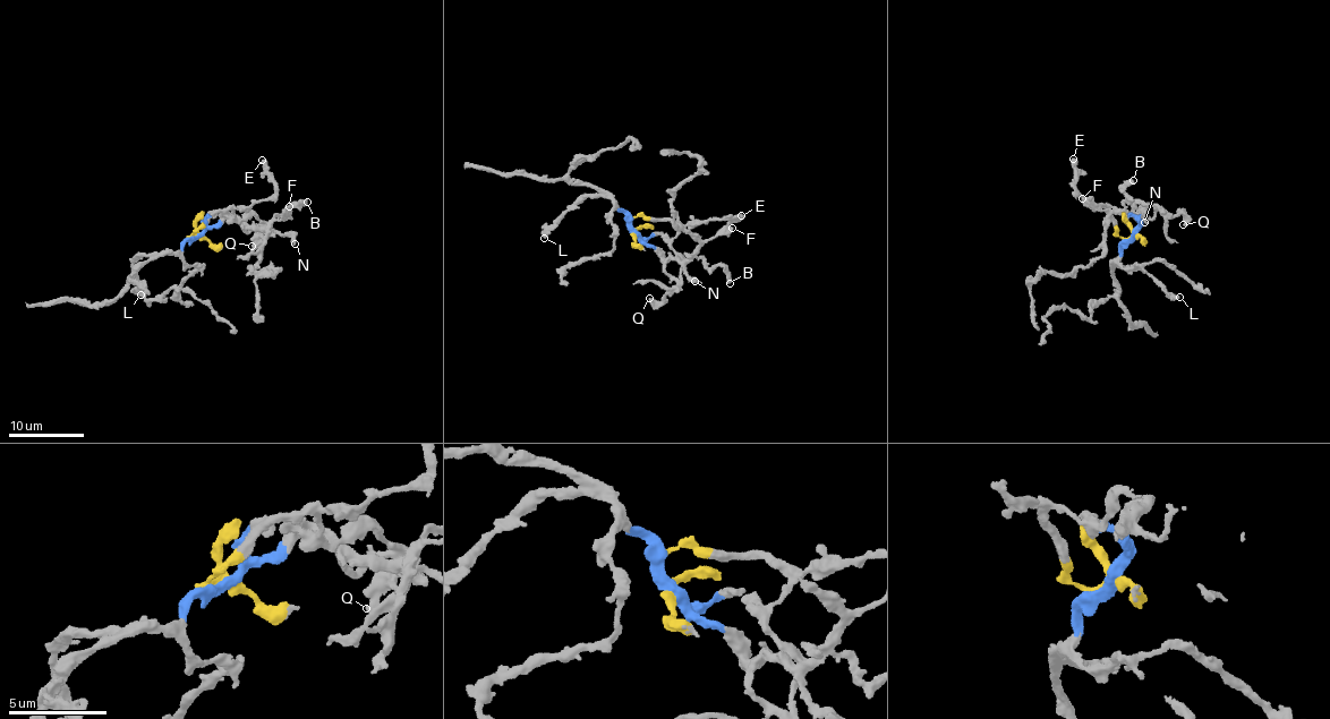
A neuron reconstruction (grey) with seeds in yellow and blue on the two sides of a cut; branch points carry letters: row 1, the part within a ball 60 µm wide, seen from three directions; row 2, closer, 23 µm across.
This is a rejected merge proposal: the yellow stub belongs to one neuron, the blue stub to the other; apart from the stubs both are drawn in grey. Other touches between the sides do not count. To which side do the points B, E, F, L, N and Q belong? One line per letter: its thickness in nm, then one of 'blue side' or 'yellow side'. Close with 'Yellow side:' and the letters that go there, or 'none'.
B: 440 nm | blue side
E: 550 nm | yellow side
F: 400 nm | blue side
L: 400 nm | blue side
N: 400 nm | blue side
Q: 400 nm | blue side
Yellow side: E

